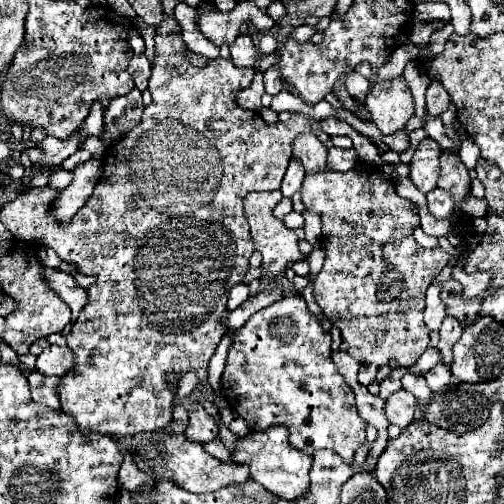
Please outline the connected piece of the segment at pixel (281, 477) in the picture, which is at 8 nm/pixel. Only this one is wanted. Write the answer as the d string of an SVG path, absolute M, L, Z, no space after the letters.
M274 426L262 432L250 432L246 438L242 438L236 446L236 450L230 456L236 464L250 466L250 476L258 484L262 484L268 492L286 498L286 500L300 500L304 492L308 492L308 472L312 468L312 458L288 442L288 430L284 426Z

